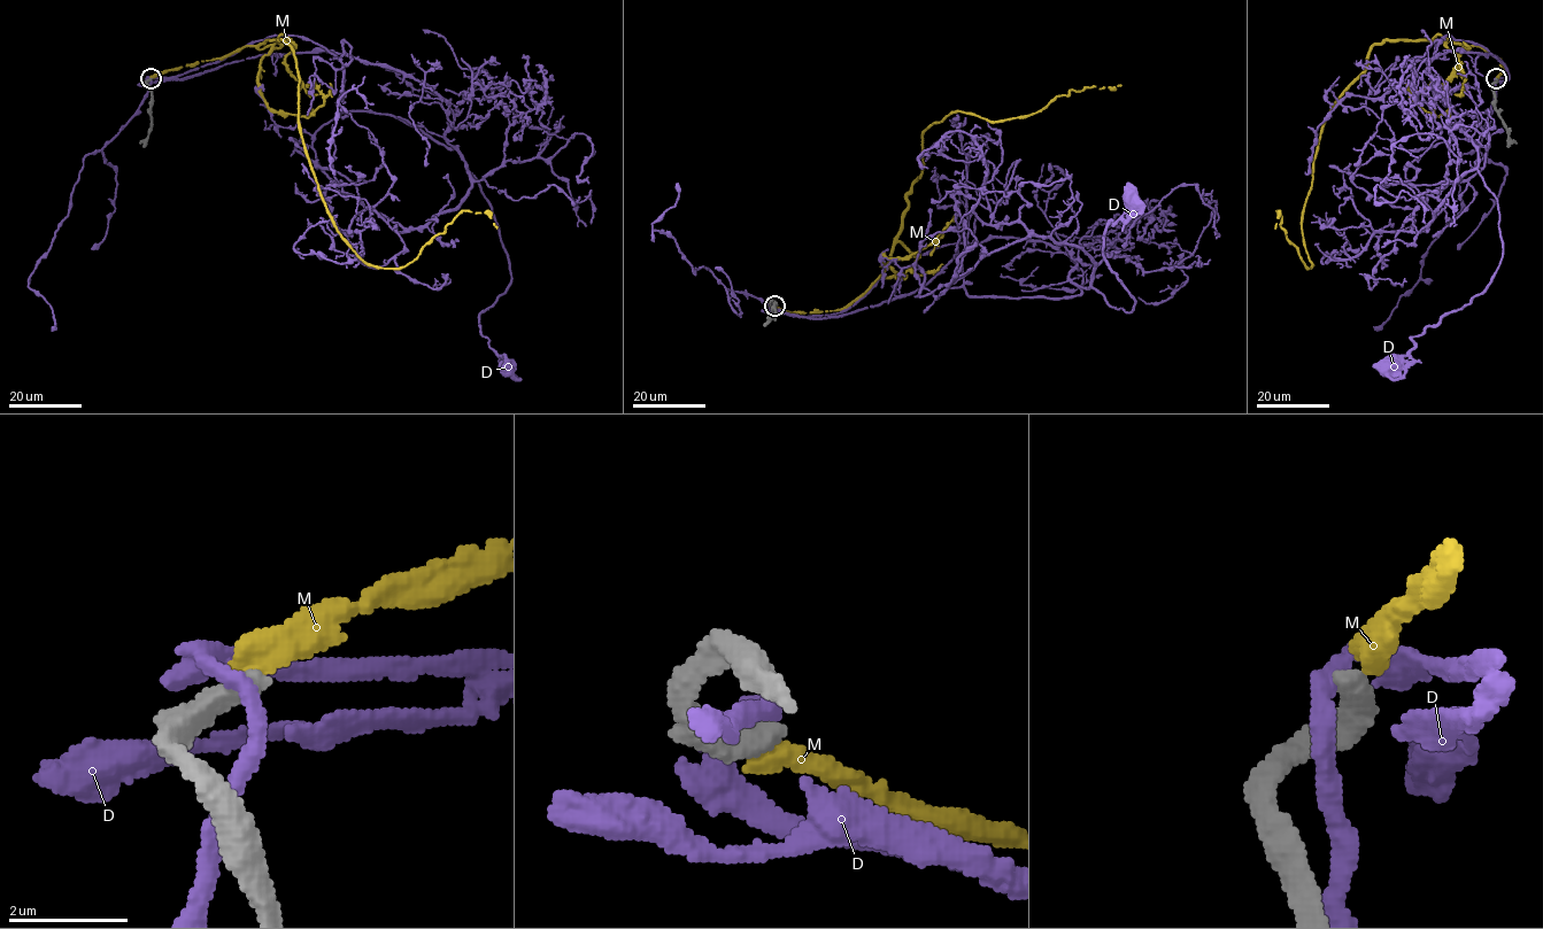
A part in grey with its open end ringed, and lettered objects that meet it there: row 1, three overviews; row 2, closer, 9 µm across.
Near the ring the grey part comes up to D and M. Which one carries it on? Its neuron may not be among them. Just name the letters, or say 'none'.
none

